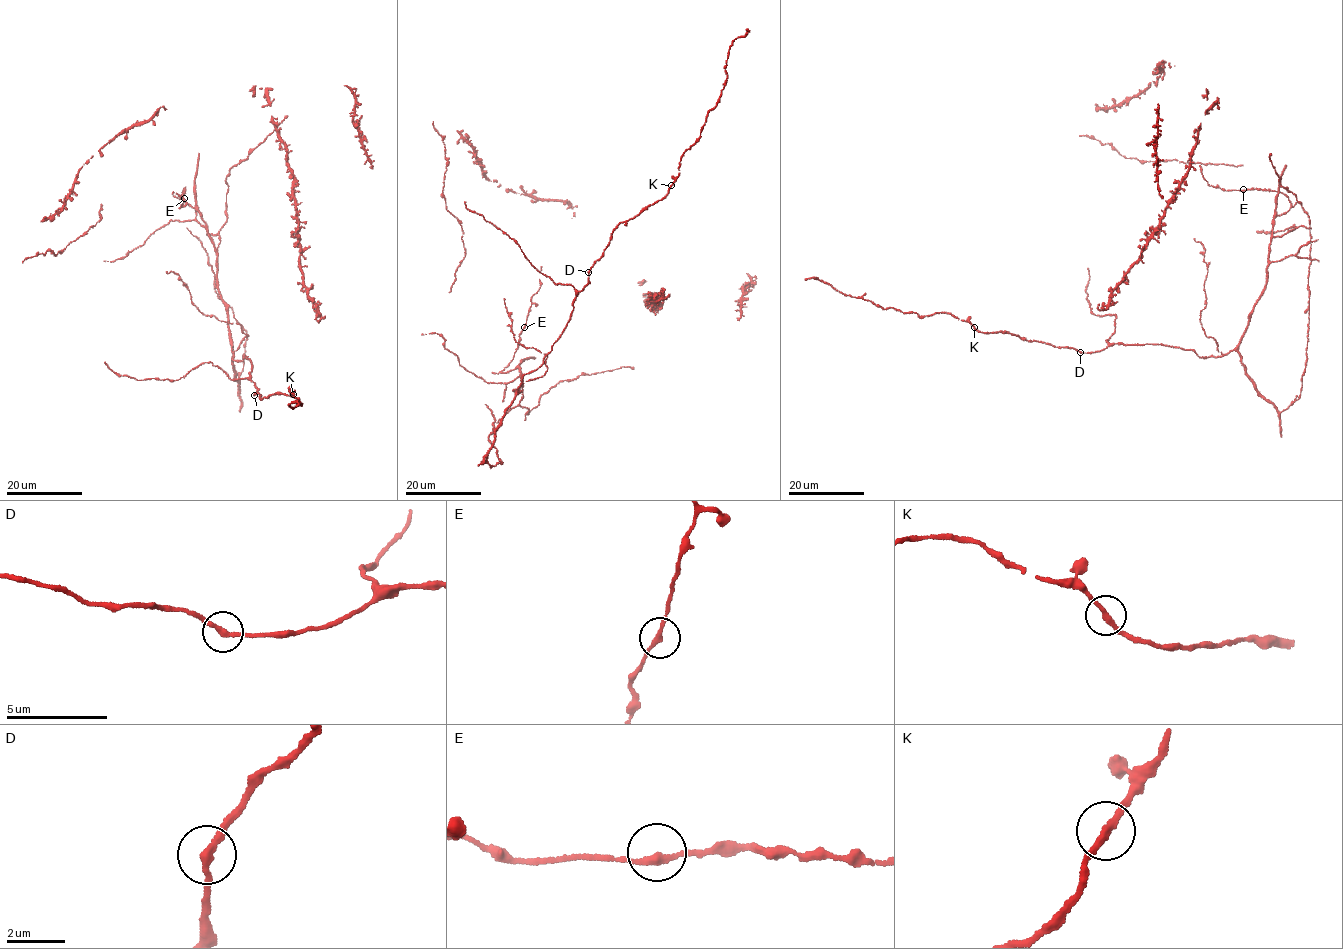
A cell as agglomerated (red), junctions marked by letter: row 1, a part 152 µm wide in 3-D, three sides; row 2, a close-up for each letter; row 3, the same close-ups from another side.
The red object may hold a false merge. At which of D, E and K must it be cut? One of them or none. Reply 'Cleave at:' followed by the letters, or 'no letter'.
Cleave at: no letter

